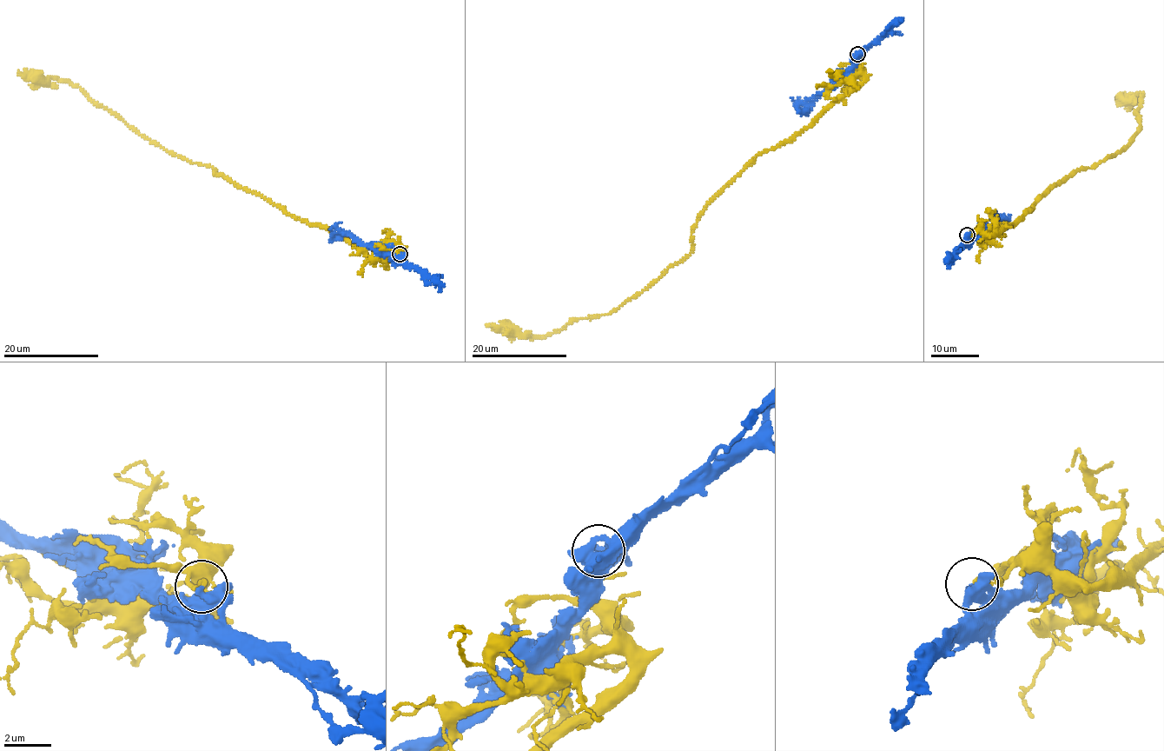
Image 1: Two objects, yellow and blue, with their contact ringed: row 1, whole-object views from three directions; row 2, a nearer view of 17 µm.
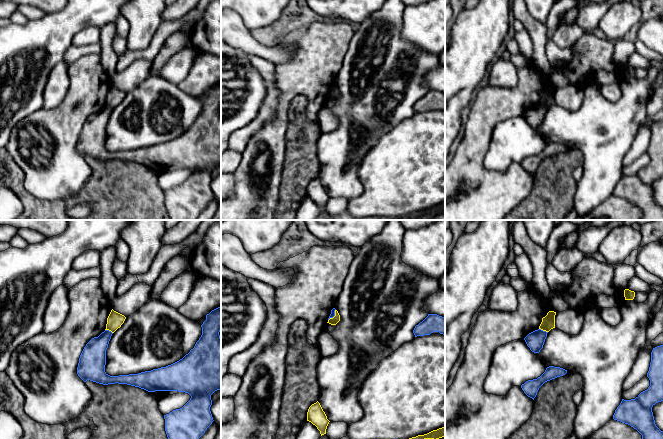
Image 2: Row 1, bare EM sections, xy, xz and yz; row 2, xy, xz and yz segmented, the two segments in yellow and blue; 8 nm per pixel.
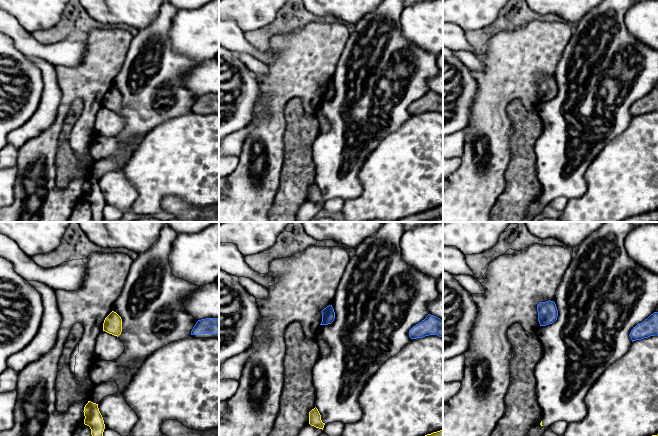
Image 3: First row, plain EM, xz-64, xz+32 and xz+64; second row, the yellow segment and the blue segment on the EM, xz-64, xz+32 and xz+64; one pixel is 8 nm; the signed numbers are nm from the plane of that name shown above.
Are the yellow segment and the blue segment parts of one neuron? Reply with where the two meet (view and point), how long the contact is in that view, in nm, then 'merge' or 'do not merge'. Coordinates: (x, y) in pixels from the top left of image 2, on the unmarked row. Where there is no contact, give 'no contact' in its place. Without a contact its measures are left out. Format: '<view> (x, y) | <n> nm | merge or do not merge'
yz (543, 106) | 80 nm | do not merge

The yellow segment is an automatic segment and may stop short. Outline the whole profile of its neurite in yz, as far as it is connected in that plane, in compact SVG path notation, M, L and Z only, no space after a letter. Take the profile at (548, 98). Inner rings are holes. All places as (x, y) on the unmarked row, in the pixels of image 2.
M549 87L547 91L542 94L539 105L549 108L551 105L555 104L555 91L556 88Z

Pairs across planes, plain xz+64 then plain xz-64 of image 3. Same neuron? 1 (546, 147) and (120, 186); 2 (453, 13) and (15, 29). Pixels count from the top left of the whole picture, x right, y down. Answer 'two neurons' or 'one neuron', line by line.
1: one neuron
2: two neurons

